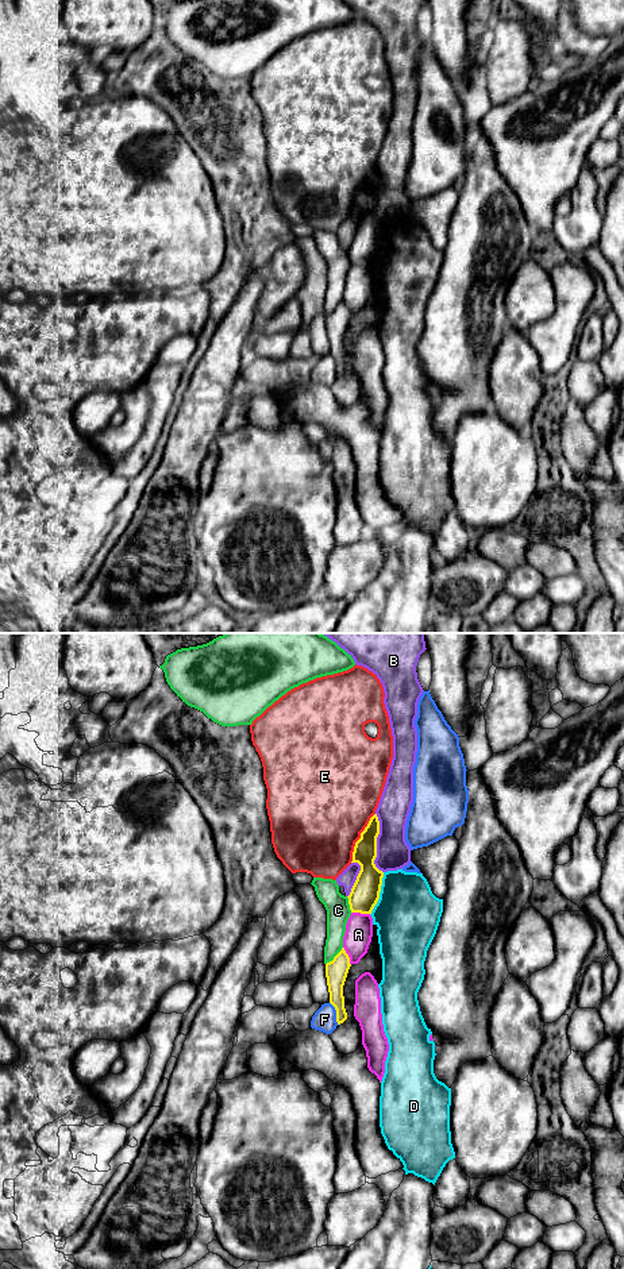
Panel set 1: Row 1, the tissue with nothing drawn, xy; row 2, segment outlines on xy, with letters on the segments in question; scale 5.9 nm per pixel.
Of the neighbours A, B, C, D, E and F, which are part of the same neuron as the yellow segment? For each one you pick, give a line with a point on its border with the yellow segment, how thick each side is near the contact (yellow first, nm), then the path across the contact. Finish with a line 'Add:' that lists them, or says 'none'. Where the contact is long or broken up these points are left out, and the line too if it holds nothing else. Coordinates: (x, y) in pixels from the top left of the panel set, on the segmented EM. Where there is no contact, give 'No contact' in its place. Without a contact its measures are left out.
Add: none

